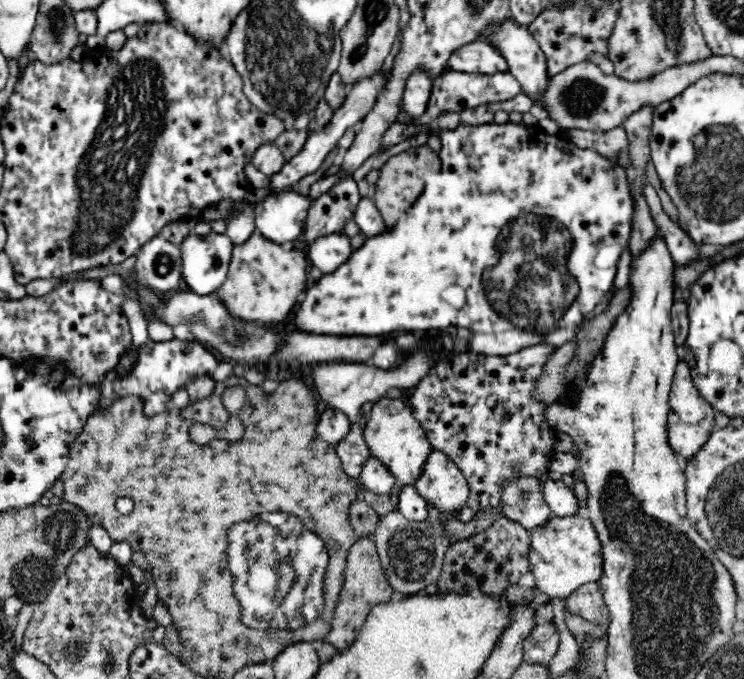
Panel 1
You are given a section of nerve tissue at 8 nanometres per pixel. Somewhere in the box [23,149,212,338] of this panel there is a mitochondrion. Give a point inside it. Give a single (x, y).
(161, 262)

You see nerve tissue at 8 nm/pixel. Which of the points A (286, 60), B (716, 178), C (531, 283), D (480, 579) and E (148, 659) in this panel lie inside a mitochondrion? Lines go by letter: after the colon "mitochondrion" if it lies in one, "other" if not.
A: mitochondrion
B: mitochondrion
C: mitochondrion
D: other
E: other

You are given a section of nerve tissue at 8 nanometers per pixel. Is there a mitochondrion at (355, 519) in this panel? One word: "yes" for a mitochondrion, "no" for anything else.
no

